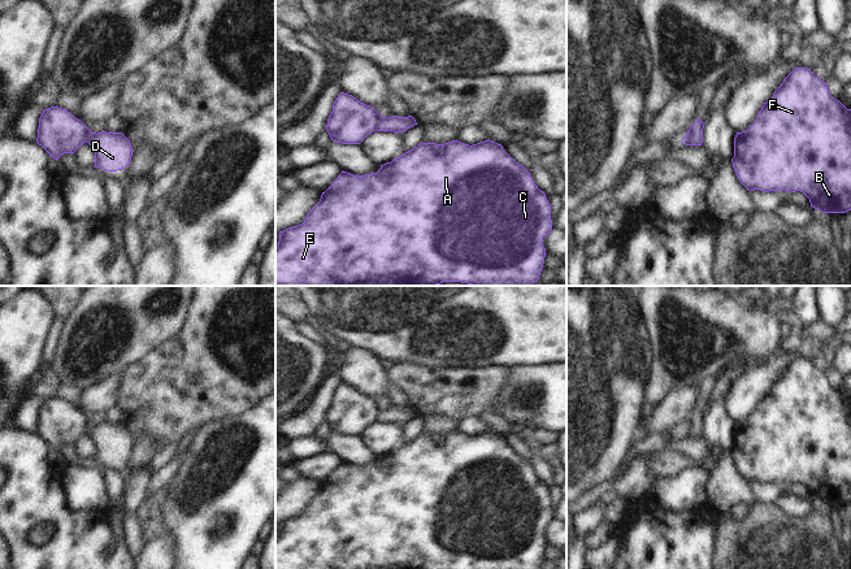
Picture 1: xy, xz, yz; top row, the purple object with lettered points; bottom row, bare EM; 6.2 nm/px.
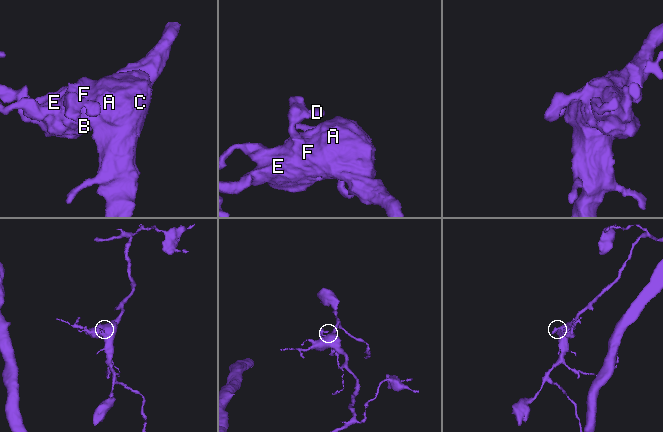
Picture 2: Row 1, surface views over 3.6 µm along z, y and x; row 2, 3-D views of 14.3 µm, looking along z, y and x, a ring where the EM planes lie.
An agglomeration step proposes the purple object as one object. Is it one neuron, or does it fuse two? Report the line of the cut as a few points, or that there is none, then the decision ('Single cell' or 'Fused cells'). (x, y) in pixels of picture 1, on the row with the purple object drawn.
Split along xz (381, 116), (374, 129). Fused cells

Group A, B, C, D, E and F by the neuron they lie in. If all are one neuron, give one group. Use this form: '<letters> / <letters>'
A B C E F / D

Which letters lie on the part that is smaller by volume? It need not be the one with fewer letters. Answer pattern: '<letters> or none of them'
D

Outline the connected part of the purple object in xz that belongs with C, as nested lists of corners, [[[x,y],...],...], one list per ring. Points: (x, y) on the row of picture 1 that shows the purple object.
[[[459,140],[444,144],[420,143],[391,162],[381,165],[373,174],[353,175],[343,171],[321,195],[304,222],[279,231],[275,247],[275,286],[437,286],[443,282],[461,282],[472,286],[531,286],[539,279],[546,248],[543,238],[552,230],[551,205],[546,194],[534,183],[530,173],[516,162],[502,144],[485,140],[473,145]]]

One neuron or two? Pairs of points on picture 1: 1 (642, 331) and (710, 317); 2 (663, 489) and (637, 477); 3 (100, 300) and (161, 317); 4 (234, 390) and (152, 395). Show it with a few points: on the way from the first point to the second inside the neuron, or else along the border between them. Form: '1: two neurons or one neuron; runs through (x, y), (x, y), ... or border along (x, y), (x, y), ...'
1: two neurons; border along (638, 302), (650, 337), (654, 360)
2: two neurons; border along (656, 482), (648, 493)
3: one neuron; runs through (116, 305), (146, 305)
4: one neuron; runs through (213, 389), (173, 389)

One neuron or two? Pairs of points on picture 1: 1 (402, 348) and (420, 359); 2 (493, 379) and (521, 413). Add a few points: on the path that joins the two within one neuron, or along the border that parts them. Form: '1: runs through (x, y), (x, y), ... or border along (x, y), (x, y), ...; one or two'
1: runs through (406, 348), (409, 348), (416, 355); one
2: border along (507, 369), (511, 381), (498, 398), (495, 412); two

